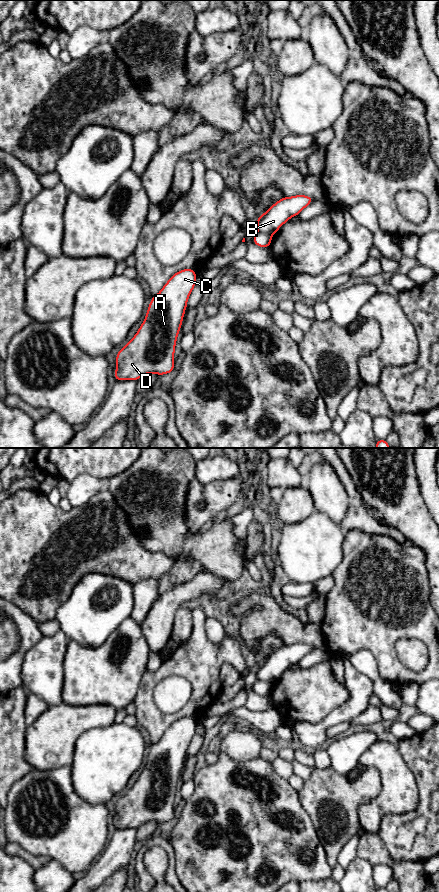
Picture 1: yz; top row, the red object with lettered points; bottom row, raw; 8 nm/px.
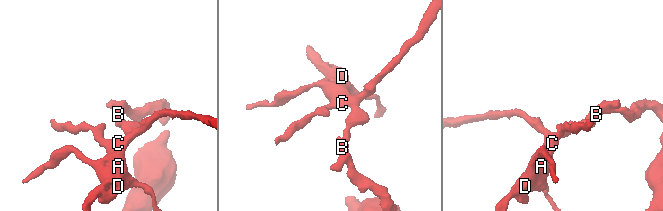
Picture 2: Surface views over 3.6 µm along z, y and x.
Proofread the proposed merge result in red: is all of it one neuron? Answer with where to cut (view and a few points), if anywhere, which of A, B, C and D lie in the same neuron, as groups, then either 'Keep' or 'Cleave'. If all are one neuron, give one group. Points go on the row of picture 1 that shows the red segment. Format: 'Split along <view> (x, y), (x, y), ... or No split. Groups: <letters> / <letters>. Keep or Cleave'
Split along yz (258, 231), (271, 235). Groups: A C D / B. Cleave

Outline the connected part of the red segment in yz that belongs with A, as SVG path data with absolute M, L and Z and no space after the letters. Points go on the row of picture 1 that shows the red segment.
M183 269L152 297L144 322L116 356L116 381L137 381L148 373L163 375L174 370L177 336L195 283L195 270Z

